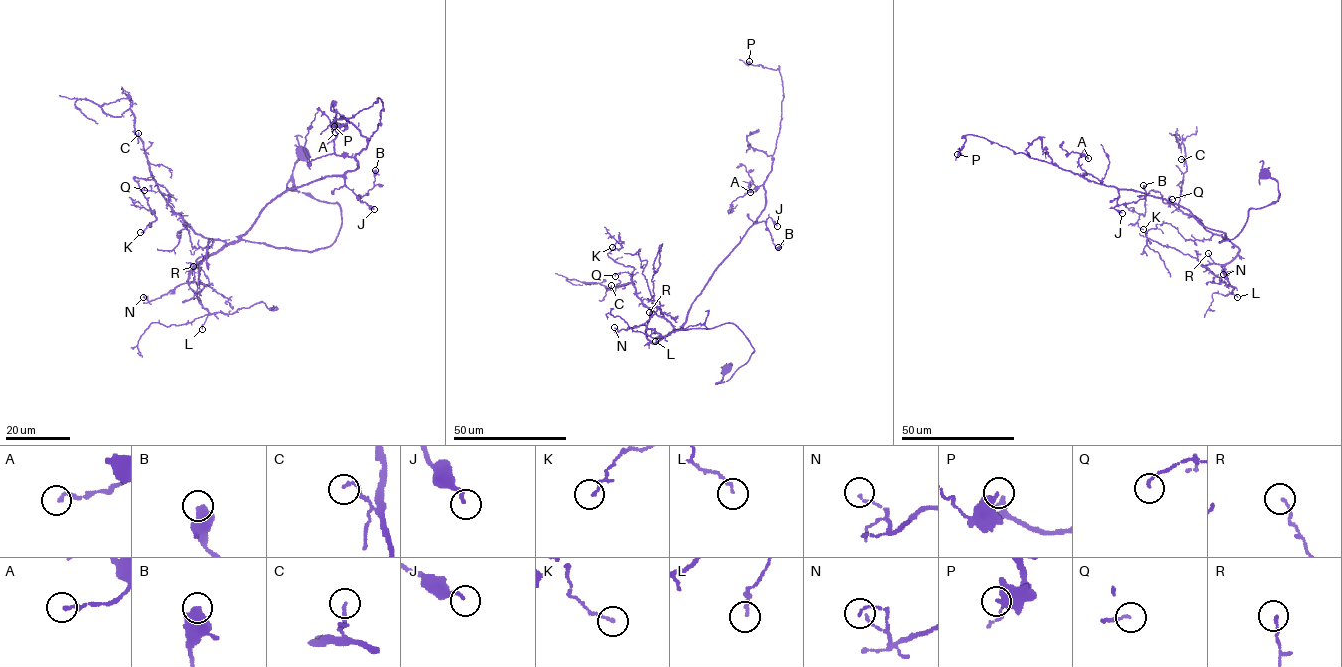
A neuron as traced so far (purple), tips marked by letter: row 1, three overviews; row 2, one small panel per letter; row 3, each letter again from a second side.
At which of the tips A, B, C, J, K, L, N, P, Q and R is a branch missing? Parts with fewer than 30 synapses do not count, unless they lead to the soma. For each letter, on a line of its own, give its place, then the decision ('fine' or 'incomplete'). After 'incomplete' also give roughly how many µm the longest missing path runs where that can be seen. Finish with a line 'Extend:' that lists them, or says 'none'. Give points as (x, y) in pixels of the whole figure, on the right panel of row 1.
A: place (1088, 158); fine
B: place (1143, 185); fine
C: place (1181, 159); fine
J: place (1122, 213); incomplete; missing 60 µm
K: place (1143, 229); fine
L: place (1237, 297); fine
N: place (1223, 274); fine
P: place (957, 154); fine
Q: place (1172, 199); fine
R: place (1208, 253); fine
Extend: J

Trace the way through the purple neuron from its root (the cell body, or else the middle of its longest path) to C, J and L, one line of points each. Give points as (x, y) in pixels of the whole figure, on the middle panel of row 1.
C: (727, 370), (721, 383), (754, 351), (732, 323), (676, 329), (641, 301), (631, 283), (614, 290), (611, 285)
J: (727, 370), (721, 383), (748, 360), (750, 341), (732, 323), (684, 329), (687, 311), (750, 227), (777, 226)
L: (727, 370), (721, 383), (754, 351), (732, 323), (672, 331), (653, 343), (647, 328), (660, 335), (655, 341)

